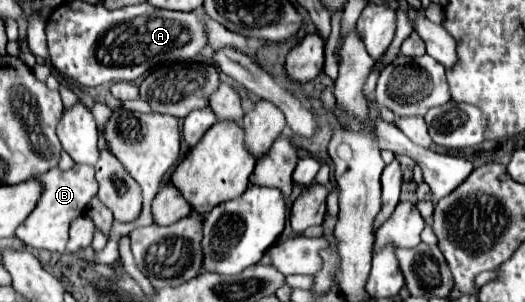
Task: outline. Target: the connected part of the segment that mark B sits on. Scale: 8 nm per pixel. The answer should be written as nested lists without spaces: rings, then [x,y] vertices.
[[[76,164],[74,168],[62,172],[60,168],[52,168],[46,174],[38,176],[44,184],[44,194],[34,208],[34,212],[24,220],[24,224],[18,226],[16,236],[32,248],[46,248],[54,252],[64,252],[68,242],[68,228],[70,222],[86,212],[86,206],[90,198],[98,192],[98,182],[94,178],[94,168],[86,164]]]

